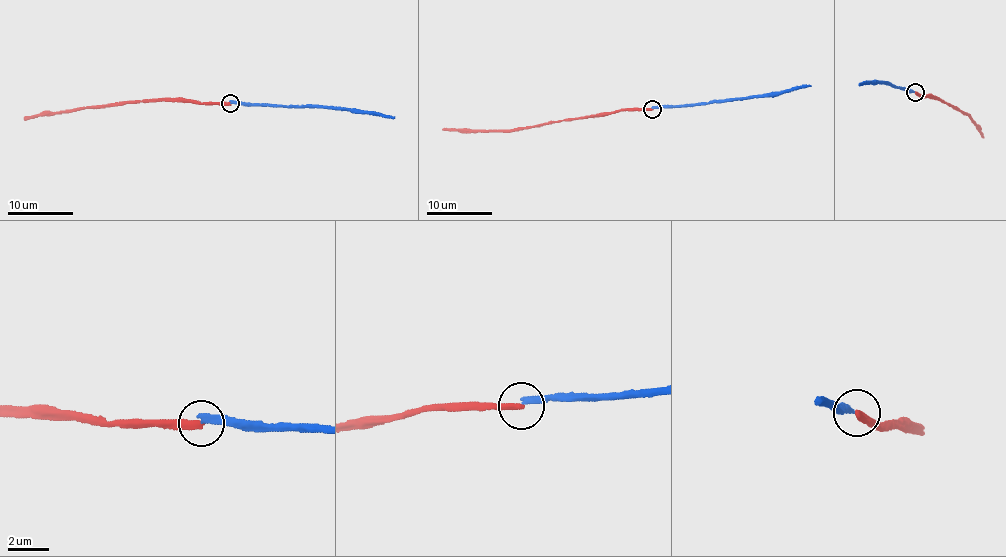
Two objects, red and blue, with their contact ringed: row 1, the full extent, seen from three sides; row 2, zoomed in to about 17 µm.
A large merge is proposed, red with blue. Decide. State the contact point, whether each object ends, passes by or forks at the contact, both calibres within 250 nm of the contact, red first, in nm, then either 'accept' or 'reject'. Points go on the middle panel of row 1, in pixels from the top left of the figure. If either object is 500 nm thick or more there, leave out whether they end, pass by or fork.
(652, 109) | red ends | blue ends | 340/320 nm | reject

